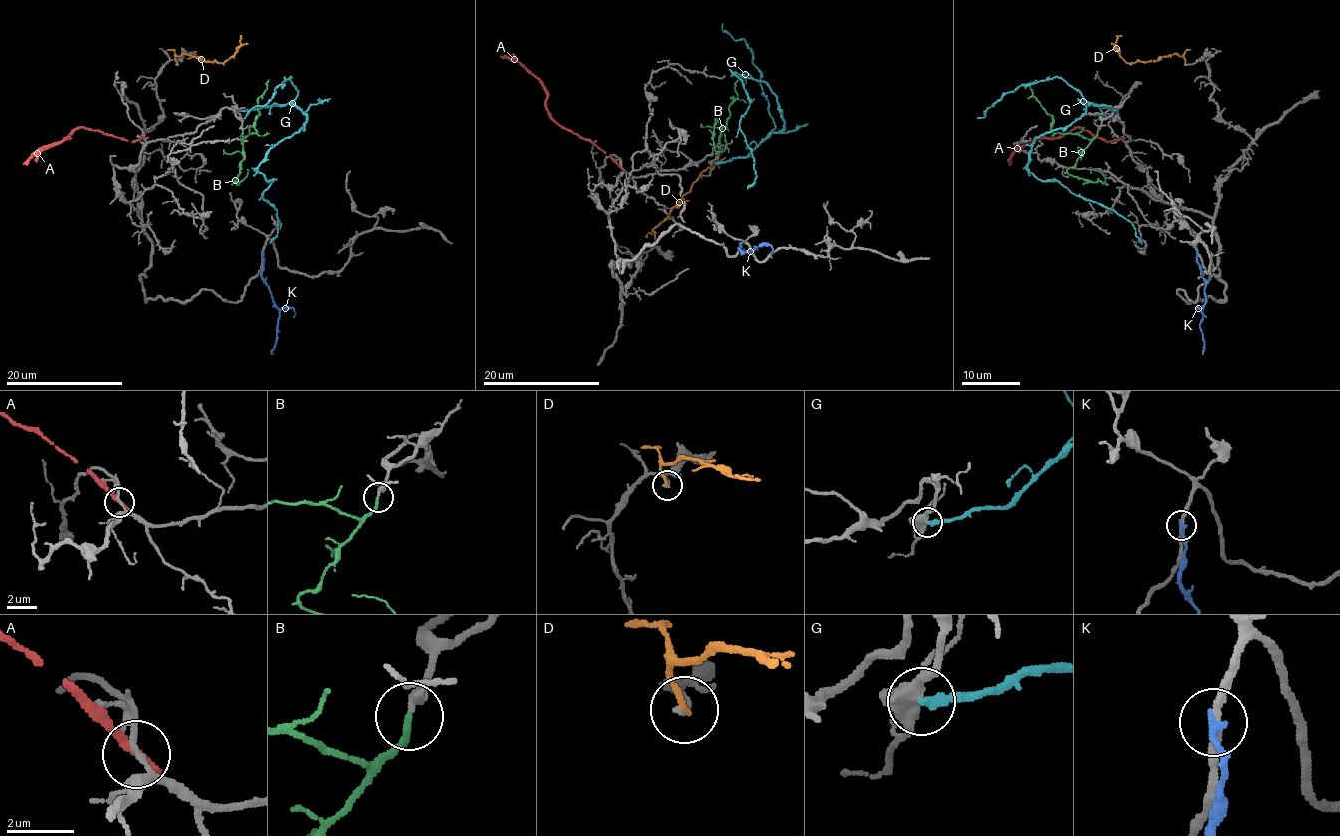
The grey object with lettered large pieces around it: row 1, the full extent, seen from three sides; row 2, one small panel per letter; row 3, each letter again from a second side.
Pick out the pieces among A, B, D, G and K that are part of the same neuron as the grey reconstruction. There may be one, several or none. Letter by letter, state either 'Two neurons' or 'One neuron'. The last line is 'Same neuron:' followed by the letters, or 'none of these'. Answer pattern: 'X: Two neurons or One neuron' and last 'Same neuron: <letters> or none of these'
A: Two neurons
B: One neuron
D: Two neurons
G: Two neurons
K: Two neurons
Same neuron: B

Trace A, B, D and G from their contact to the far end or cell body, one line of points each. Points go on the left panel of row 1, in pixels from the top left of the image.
A: (144, 137), (131, 142), (79, 127), (69, 137), (47, 145), (22, 162)
B: (242, 132), (243, 153), (240, 172), (234, 181), (239, 182), (249, 169), (246, 169)
D: (178, 65), (175, 57), (182, 54), (223, 63), (239, 46), (242, 35)
G: (237, 111), (293, 104), (306, 116), (258, 169), (272, 181), (262, 197), (278, 217), (269, 244)

